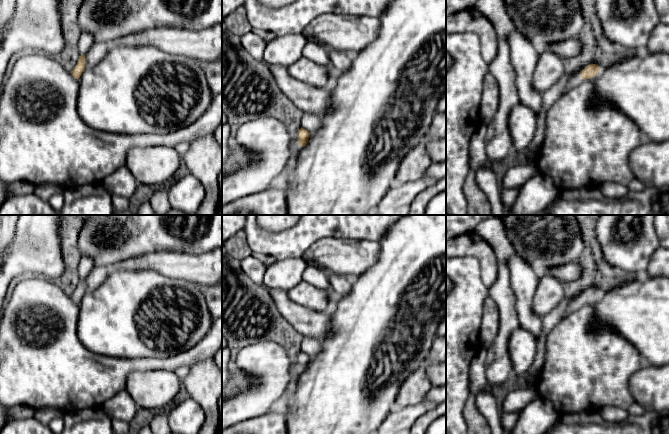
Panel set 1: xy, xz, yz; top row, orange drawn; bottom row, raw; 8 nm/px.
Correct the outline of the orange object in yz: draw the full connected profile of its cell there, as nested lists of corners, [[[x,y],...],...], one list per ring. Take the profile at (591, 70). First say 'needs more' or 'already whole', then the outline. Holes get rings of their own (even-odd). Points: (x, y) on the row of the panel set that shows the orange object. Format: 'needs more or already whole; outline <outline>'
needs more; outline [[[587,65],[578,75],[575,75],[568,81],[564,94],[579,85],[583,79],[593,78],[599,71],[600,67],[598,65]]]

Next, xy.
already whole; outline [[[81,55],[79,56],[77,64],[71,71],[71,74],[75,79],[78,80],[82,75],[82,73],[84,72],[84,70],[85,70],[85,55]]]

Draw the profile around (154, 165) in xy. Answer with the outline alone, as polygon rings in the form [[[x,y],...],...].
[[[134,147],[127,153],[125,166],[137,183],[163,185],[175,174],[181,160],[174,147]]]

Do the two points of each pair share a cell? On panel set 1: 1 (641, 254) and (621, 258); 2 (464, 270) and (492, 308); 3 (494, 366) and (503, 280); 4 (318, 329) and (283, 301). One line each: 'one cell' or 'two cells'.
1: one cell
2: two cells
3: one cell
4: one cell

